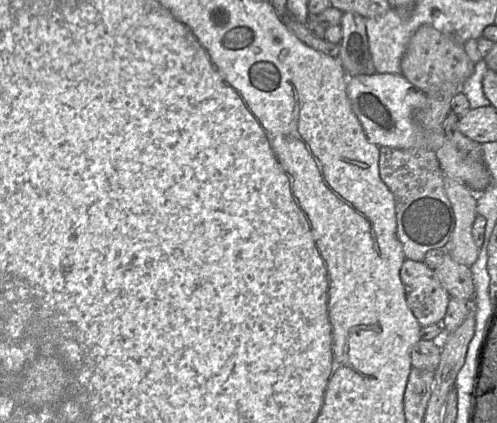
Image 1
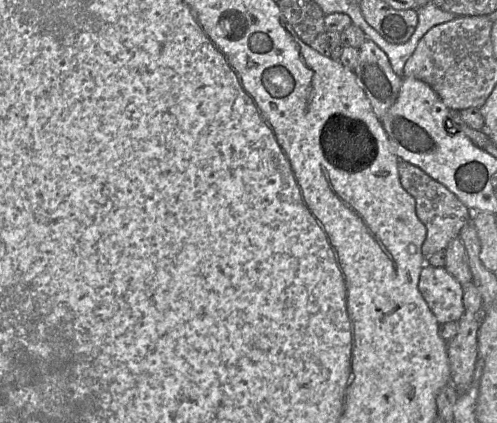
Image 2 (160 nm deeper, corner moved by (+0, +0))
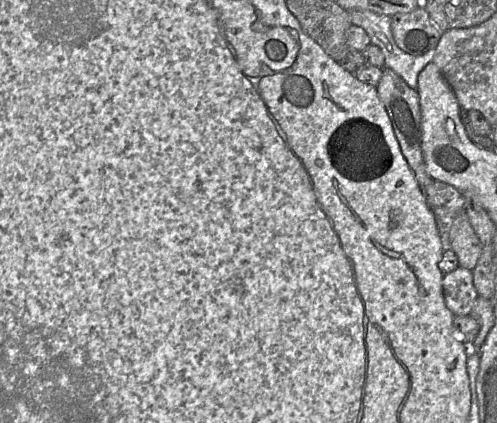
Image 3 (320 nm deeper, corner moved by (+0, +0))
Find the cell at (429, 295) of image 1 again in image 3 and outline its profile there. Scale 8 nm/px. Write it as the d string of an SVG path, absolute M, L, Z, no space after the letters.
M462 267L444 275L442 280L445 305L454 316L471 313L478 292L473 284L473 272Z

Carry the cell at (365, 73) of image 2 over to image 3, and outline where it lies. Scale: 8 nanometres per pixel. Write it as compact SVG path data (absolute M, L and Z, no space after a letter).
M387 67L383 68L376 90L391 120L401 152L407 160L416 181L423 189L433 178L427 173L423 158L421 109L417 90L409 87L399 75Z

